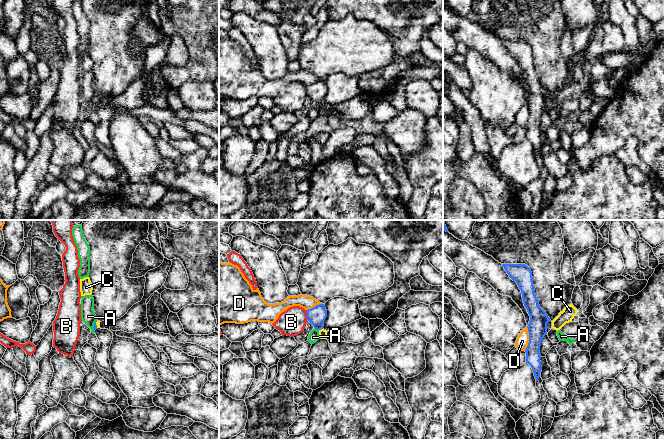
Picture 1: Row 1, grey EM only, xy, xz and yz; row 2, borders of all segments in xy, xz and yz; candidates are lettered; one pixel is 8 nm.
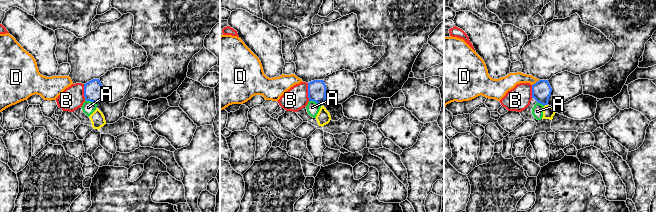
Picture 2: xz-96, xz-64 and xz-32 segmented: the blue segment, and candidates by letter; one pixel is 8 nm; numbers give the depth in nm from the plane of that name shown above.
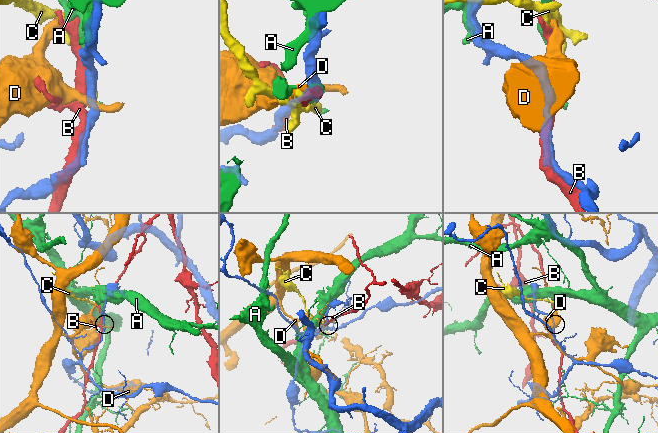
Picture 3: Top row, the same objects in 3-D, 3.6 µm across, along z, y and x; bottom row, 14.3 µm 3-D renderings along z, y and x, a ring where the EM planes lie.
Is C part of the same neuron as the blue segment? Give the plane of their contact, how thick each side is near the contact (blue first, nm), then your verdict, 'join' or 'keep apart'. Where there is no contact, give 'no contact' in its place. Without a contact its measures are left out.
contact in xz; calibres 150 and 60 nm; keep apart

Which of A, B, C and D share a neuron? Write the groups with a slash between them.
A / B / C / D

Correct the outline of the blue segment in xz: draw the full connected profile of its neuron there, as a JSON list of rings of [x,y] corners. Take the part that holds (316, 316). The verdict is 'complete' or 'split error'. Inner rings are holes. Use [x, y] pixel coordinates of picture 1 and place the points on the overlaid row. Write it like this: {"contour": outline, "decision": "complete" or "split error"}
{"contour": [[[324,304],[316,305],[315,307],[306,310],[307,320],[317,330],[323,329],[324,321],[327,317],[327,310]]], "decision": "complete"}

